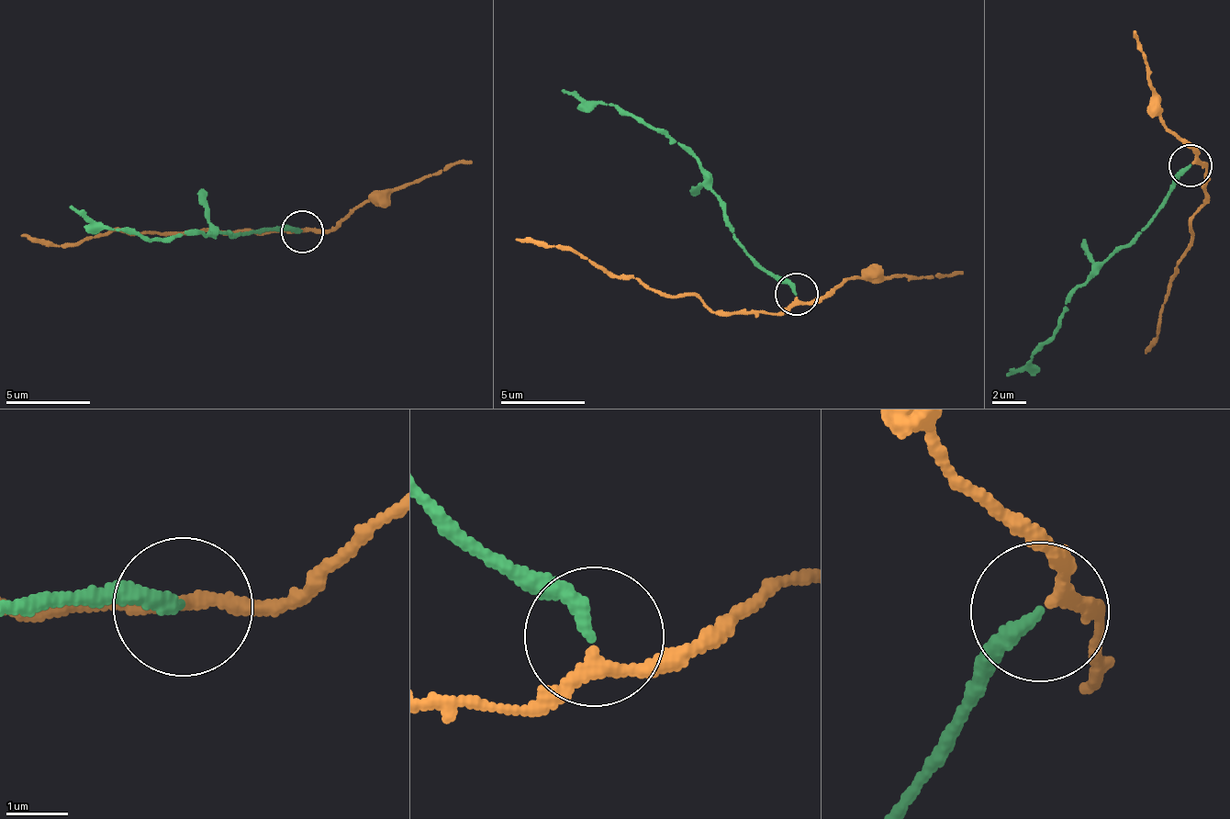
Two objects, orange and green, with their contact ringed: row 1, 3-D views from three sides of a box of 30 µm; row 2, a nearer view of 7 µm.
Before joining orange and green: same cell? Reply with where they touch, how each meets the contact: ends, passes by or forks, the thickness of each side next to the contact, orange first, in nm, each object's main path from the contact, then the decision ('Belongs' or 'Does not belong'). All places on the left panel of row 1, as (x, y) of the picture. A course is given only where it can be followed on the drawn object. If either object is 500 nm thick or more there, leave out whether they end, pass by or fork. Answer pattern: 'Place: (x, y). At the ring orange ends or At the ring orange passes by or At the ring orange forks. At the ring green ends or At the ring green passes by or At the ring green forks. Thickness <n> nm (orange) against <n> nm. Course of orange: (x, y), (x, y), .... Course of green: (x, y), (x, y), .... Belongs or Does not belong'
Place: (302, 231). At the ring orange passes by. At the ring green ends. Thickness 190 nm (orange) against 240 nm. Course of orange: (303, 232), (201, 230), (167, 236), (117, 232), (74, 243), (19, 237). Course of green: (303, 229), (265, 228), (232, 236), (229, 229), (205, 235), (141, 238), (117, 228), (91, 228), (71, 205). Belongs

